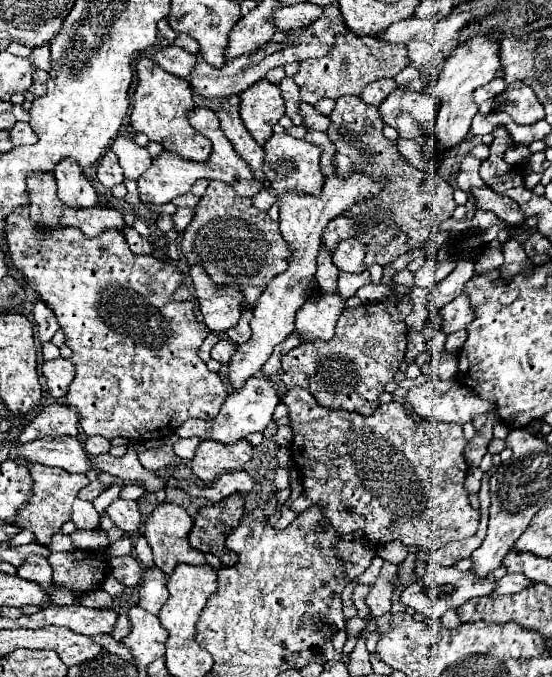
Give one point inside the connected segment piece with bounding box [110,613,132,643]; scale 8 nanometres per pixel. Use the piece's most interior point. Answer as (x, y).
(123, 627)

